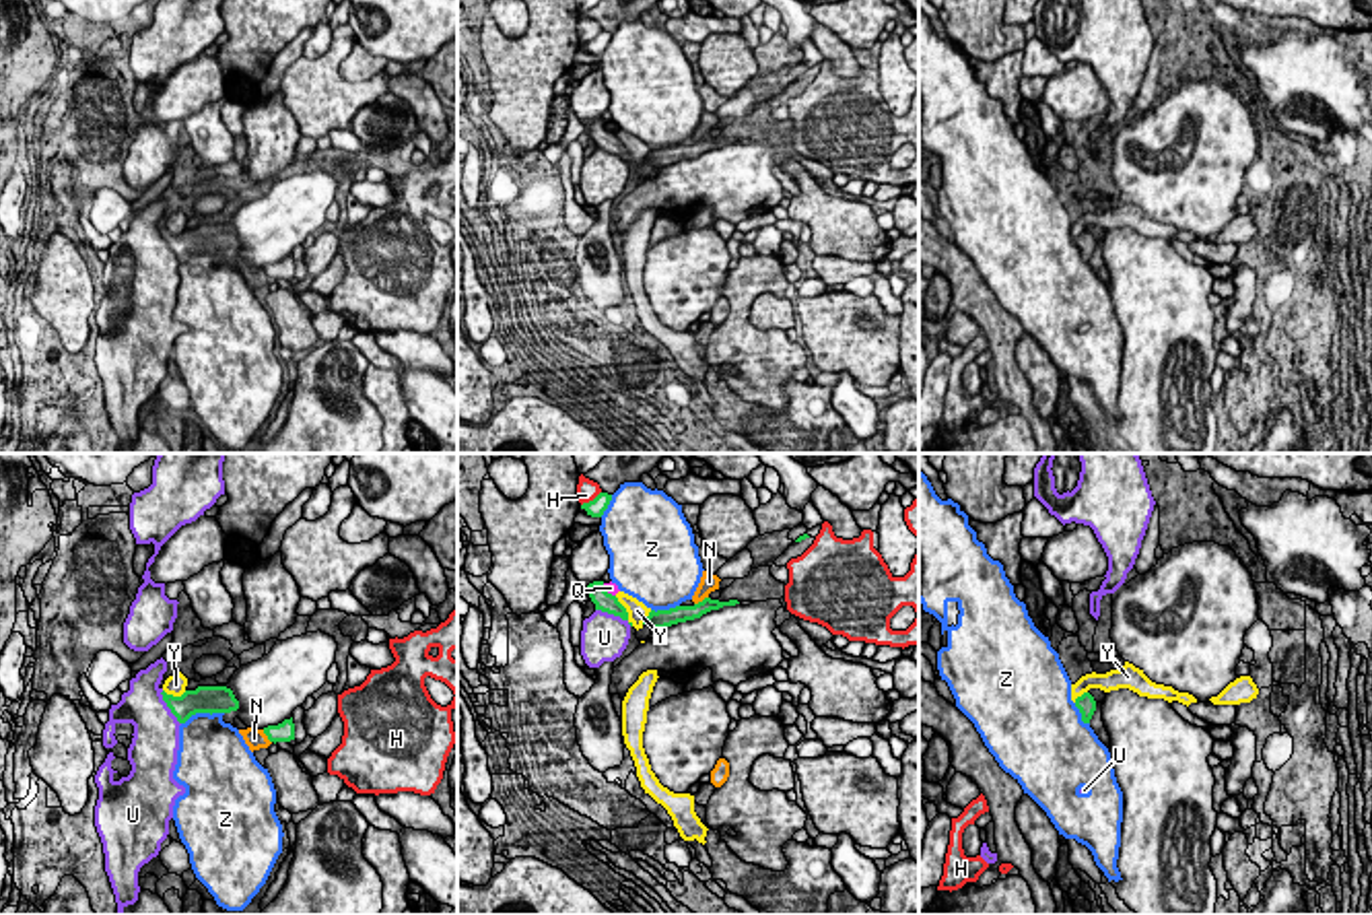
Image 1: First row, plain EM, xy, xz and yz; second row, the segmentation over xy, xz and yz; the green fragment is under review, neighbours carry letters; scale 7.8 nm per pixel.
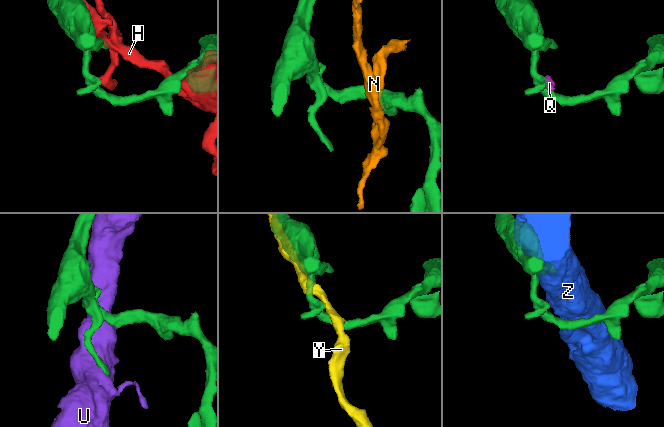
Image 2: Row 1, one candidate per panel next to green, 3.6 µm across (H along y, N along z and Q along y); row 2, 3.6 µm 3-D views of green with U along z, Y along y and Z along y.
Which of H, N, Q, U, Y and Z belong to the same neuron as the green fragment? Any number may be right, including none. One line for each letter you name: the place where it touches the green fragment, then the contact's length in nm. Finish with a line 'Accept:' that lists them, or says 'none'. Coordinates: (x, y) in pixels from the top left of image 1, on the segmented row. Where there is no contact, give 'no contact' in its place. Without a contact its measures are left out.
Accept: none

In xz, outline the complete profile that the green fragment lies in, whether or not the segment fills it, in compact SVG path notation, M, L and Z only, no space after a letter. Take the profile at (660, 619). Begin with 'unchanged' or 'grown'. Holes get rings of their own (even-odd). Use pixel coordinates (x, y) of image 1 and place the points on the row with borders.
unchanged; M705 598L702 602L698 602L694 606L676 606L676 608L657 610L657 612L651 610L643 624L649 624L651 629L661 631L661 629L678 624L678 622L700 618L702 614L707 614L711 610L719 610L723 606L735 606L735 604L740 604L740 602L738 600L719 602L719 600Z

